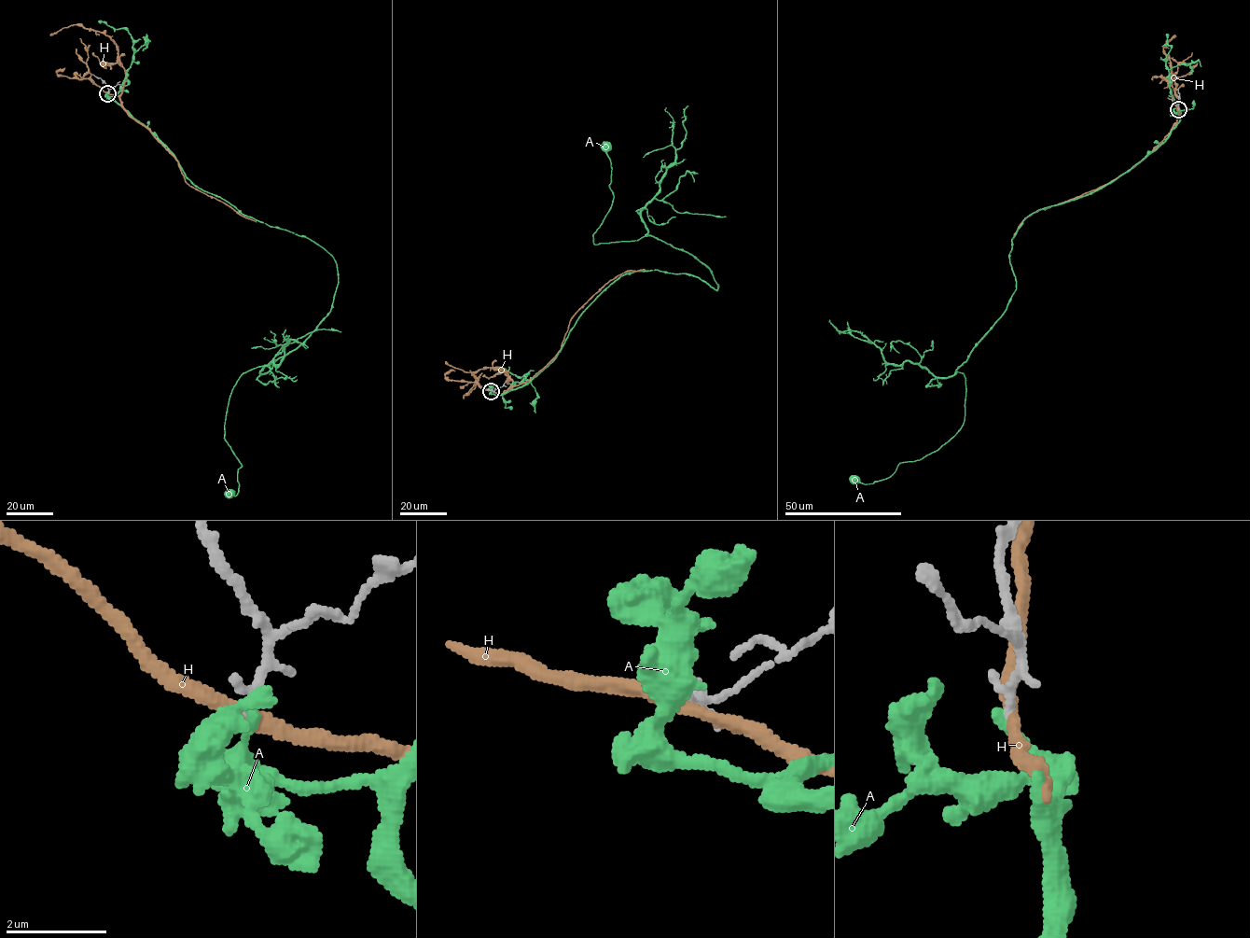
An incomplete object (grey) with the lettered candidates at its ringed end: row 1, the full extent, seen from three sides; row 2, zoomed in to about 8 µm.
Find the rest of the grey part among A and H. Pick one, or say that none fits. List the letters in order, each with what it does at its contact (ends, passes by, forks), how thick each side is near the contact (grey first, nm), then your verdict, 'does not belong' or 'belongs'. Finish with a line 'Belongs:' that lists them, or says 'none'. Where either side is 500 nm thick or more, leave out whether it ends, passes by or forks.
A: it ends | 140/160 nm | does not belong
H: it passes by | 140/240 nm | does not belong
Belongs: none

